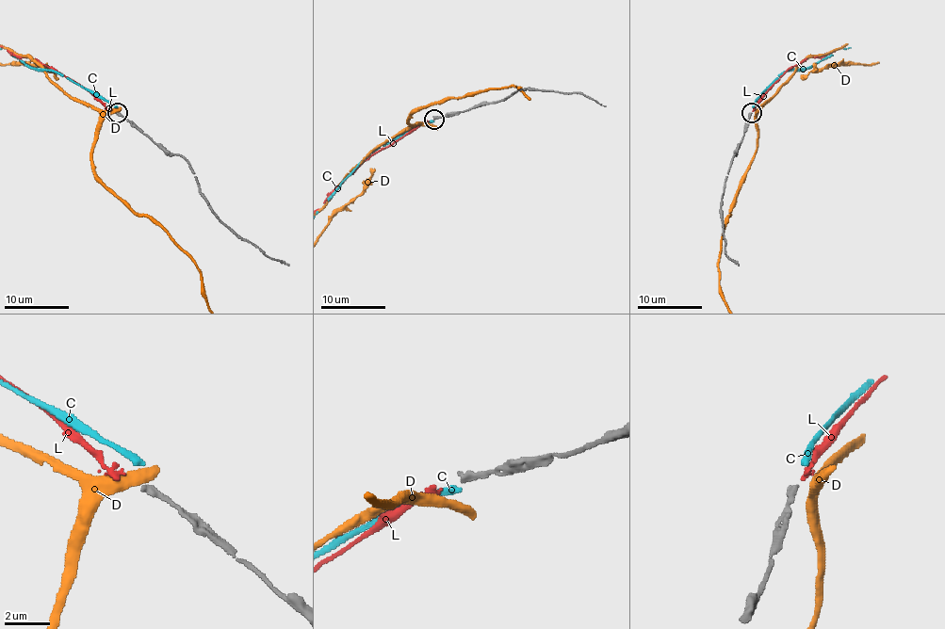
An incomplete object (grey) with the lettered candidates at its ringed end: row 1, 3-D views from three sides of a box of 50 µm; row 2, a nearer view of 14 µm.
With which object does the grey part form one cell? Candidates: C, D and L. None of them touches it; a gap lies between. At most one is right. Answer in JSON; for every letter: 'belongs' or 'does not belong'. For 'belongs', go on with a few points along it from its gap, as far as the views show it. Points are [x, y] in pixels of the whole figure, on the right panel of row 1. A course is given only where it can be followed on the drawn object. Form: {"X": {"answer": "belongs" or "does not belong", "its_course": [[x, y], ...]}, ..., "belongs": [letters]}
{"C": {"answer": "does not belong"}, "D": {"answer": "does not belong"}, "L": {"answer": "belongs"}, "belongs": ["L"]}

